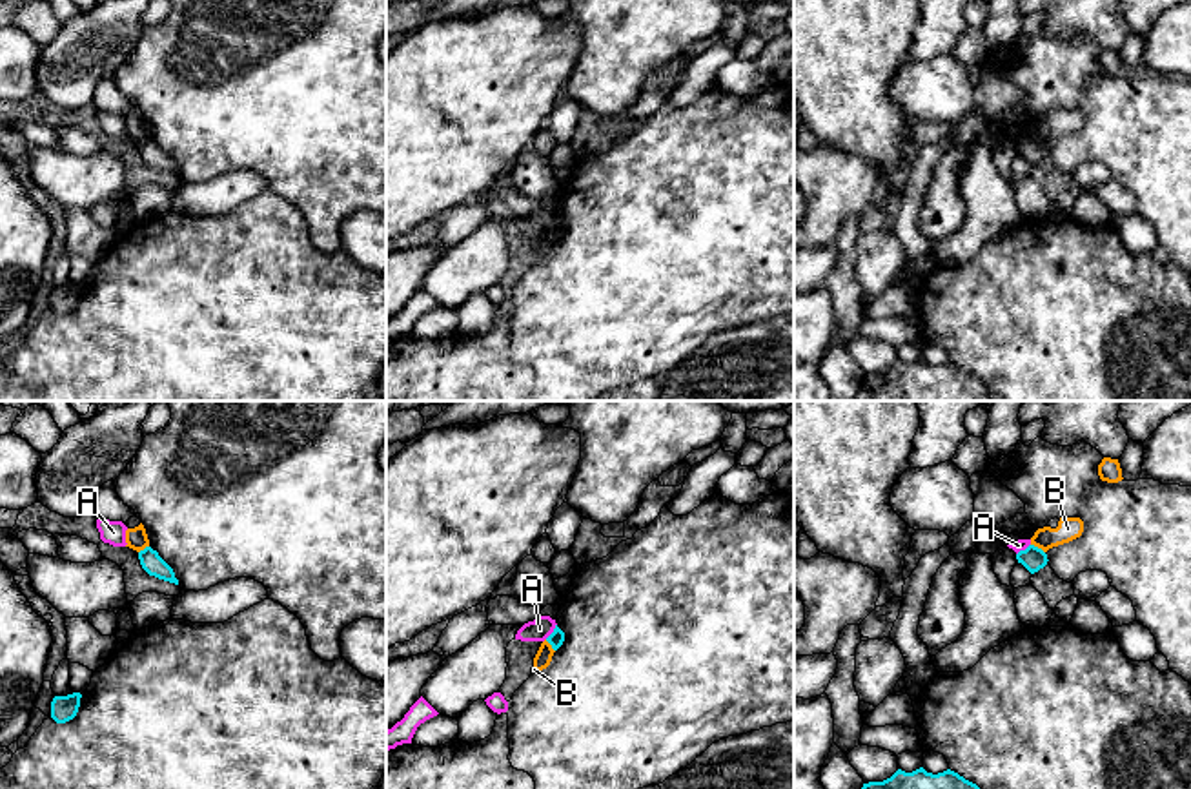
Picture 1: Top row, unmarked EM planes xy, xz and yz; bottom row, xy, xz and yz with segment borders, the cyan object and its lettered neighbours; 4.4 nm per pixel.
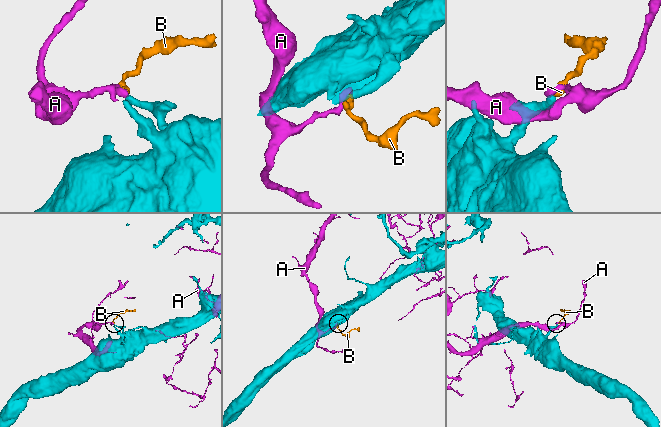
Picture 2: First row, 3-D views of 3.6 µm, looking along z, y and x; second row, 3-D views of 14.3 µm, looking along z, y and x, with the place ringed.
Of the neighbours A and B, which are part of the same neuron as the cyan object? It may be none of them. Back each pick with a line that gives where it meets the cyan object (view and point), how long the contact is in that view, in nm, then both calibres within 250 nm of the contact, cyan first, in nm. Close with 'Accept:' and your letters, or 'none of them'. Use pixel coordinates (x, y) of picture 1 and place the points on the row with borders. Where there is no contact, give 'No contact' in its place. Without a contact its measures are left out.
Accept: none of them

